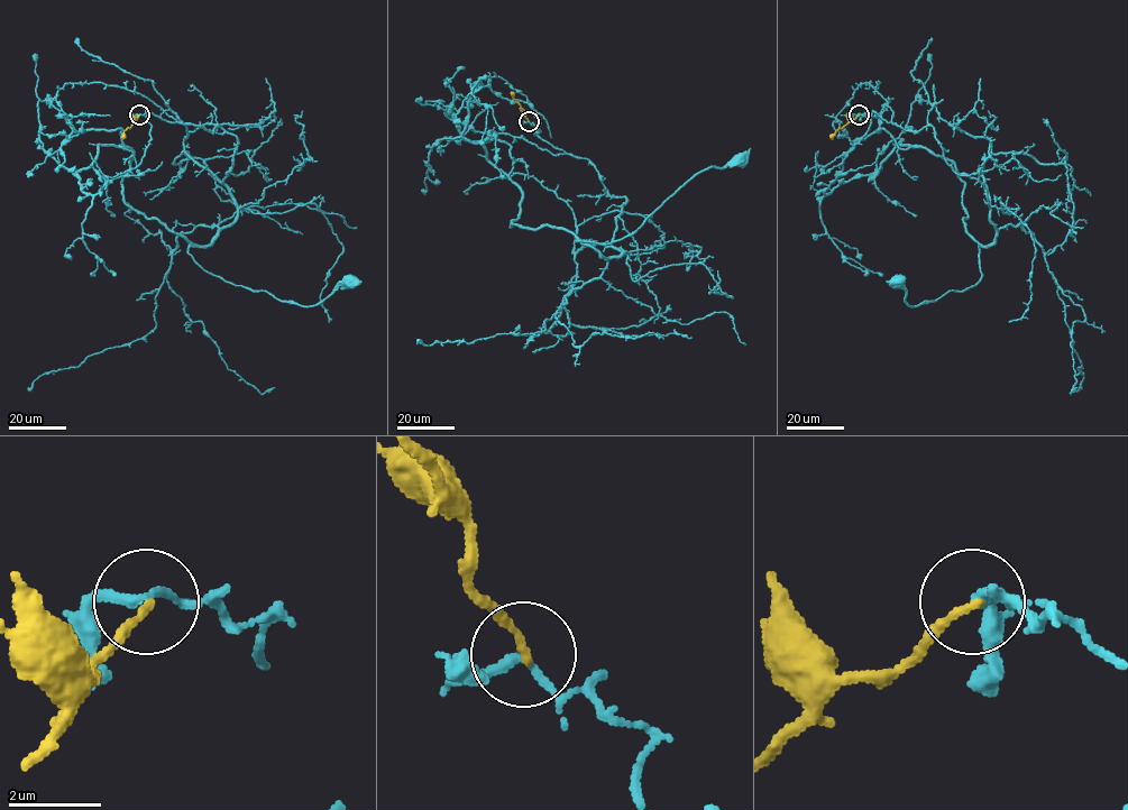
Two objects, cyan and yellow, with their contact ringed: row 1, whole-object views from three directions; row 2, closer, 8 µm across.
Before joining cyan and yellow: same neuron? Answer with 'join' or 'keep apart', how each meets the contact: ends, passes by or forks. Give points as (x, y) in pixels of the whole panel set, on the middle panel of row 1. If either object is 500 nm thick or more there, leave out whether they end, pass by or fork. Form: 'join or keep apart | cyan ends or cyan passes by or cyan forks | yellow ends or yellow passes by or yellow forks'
keep apart | cyan passes by | yellow ends

